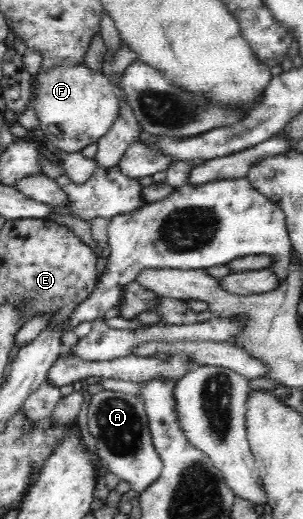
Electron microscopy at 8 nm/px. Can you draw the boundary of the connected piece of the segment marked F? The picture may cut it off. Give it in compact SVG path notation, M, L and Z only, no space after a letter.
M84 63L79 66L60 66L49 72L40 72L35 85L35 110L39 117L39 127L45 132L47 140L56 151L74 153L84 147L96 144L112 127L118 117L119 98L114 94L114 85L102 71L89 69Z

